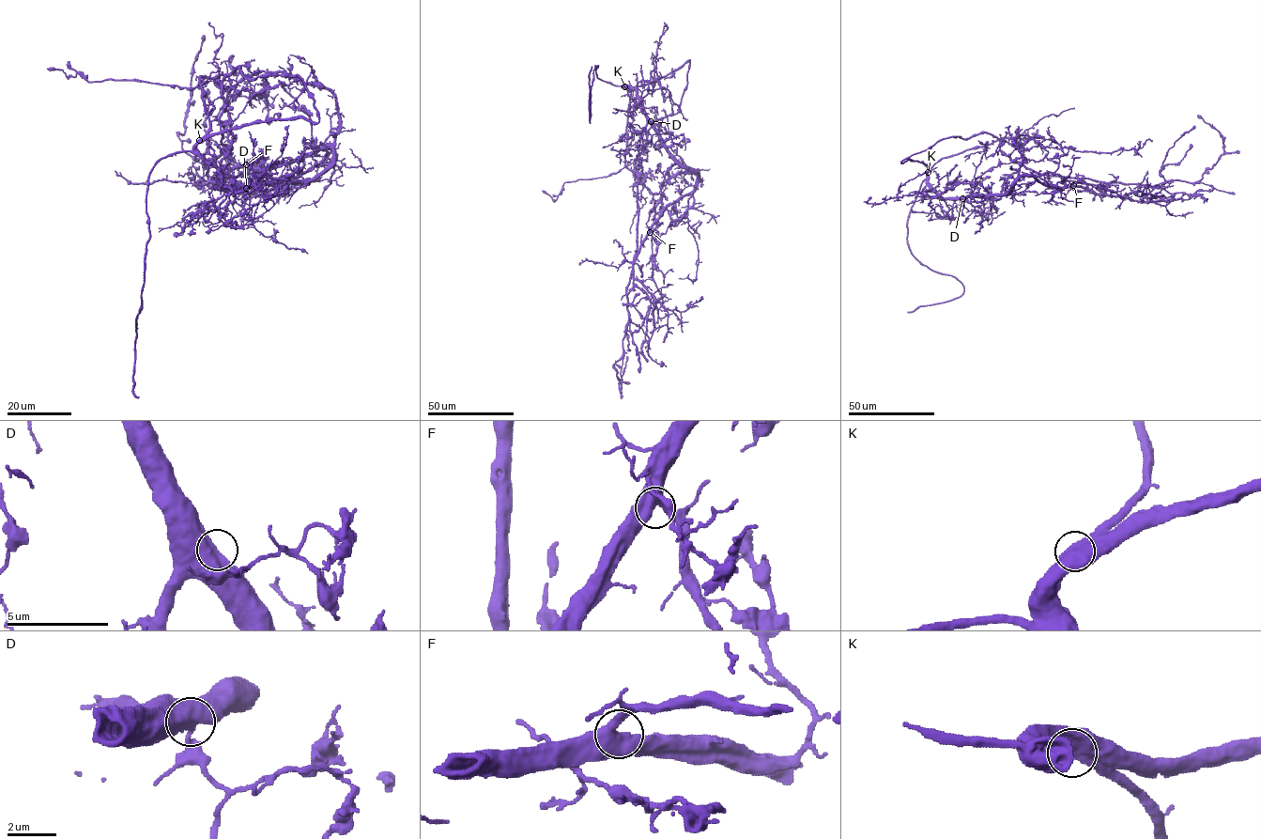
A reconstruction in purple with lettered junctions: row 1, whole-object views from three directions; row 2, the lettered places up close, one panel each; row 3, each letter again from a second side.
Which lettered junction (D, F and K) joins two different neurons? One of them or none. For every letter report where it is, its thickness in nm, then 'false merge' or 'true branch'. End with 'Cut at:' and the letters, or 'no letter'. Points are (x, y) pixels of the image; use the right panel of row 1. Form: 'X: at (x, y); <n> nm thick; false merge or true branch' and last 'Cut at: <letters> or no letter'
D: at (962, 198); 600 nm thick; true branch
F: at (1073, 185); 550 nm thick; true branch
K: at (928, 172); 600 nm thick; true branch
Cut at: no letter

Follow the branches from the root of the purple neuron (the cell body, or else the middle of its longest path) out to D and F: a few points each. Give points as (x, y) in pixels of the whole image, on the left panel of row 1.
D: (220, 172), (219, 183), (222, 187), (246, 188)
F: (220, 172), (222, 187), (303, 182), (332, 162), (332, 150), (319, 147), (269, 167), (246, 164)

